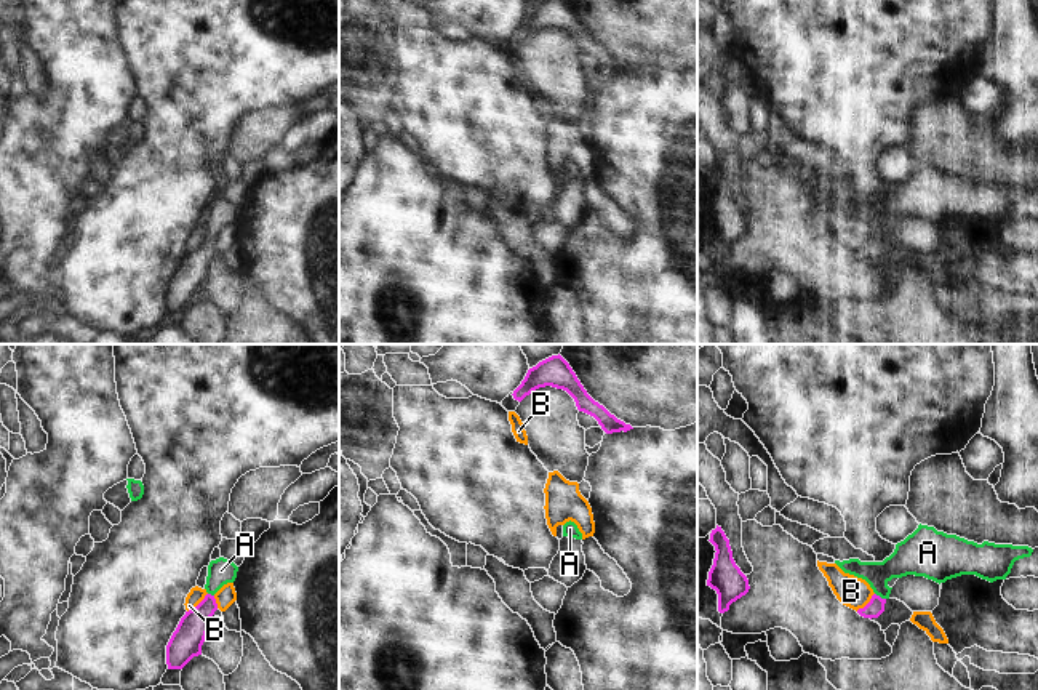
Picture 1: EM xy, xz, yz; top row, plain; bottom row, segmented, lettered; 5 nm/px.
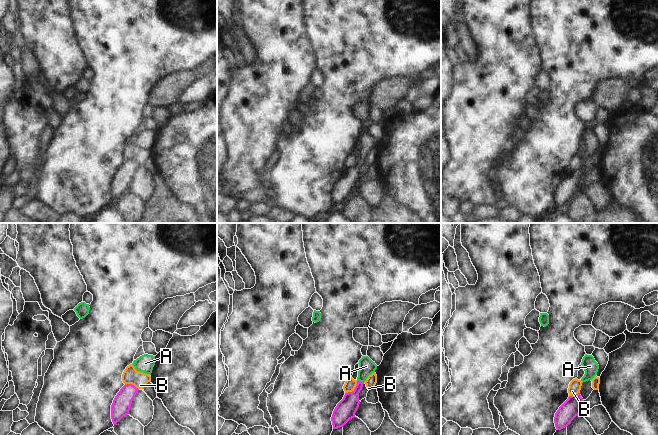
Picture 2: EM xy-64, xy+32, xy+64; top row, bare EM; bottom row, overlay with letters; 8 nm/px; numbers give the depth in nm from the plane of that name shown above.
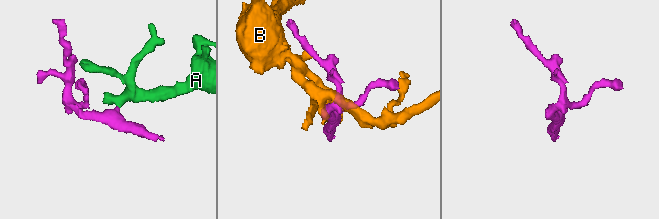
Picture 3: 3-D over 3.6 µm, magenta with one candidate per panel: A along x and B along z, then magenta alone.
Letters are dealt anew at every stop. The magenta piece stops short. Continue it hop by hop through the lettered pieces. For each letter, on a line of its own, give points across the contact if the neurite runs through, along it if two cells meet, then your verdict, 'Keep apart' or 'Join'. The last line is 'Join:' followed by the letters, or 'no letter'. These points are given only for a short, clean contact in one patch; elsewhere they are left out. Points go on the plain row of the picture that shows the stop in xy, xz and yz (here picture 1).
A: Path across: yz (875, 248), (878, 237), (880, 223), (910, 199). Join
B: Boundary: xy (207, 234), (187, 253). Keep apart
Join: A.

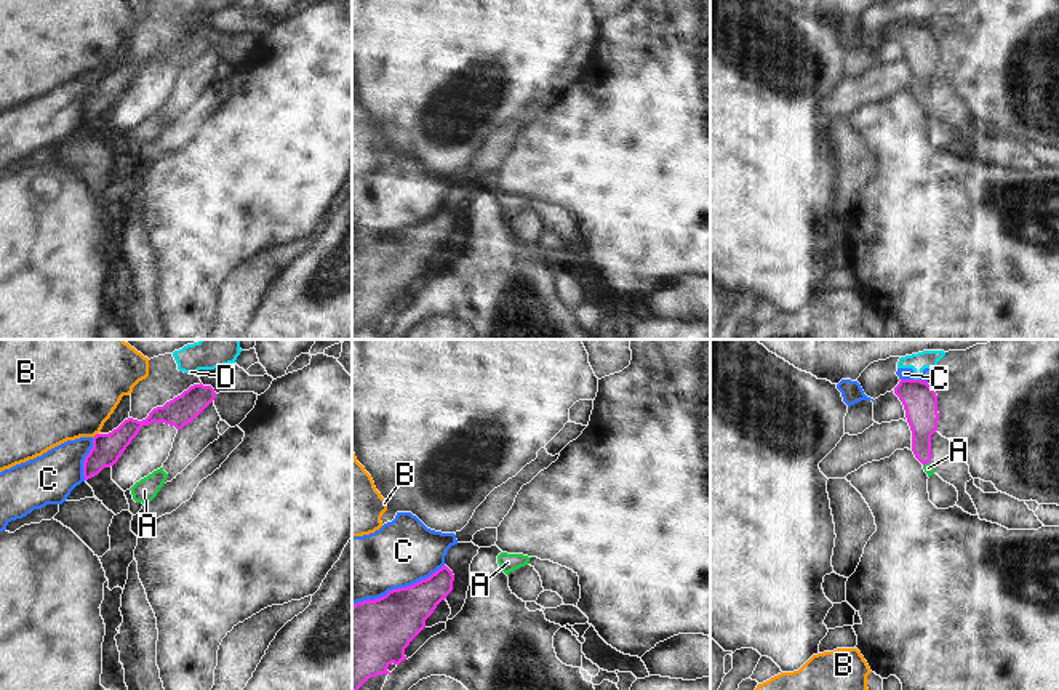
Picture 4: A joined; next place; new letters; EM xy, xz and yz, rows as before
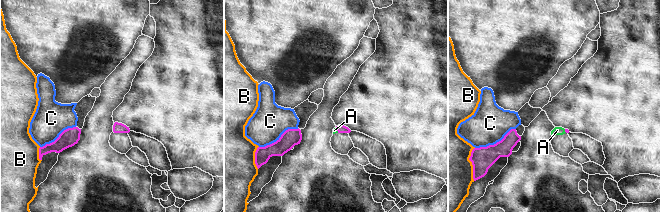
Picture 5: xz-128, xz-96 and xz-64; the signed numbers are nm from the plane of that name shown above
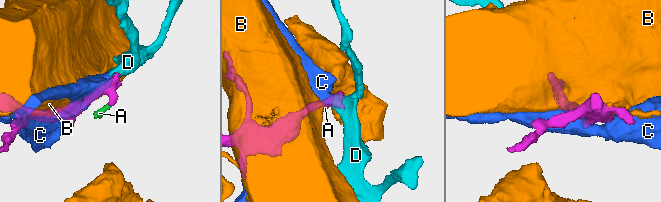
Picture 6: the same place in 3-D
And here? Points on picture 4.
A: Path across: yz (922, 56), (922, 95), (927, 104), (928, 109). Join
B: Keep apart
C: Keep apart
D: Boundary: yz (914, 20), (919, 21). Keep apart
Join: A.

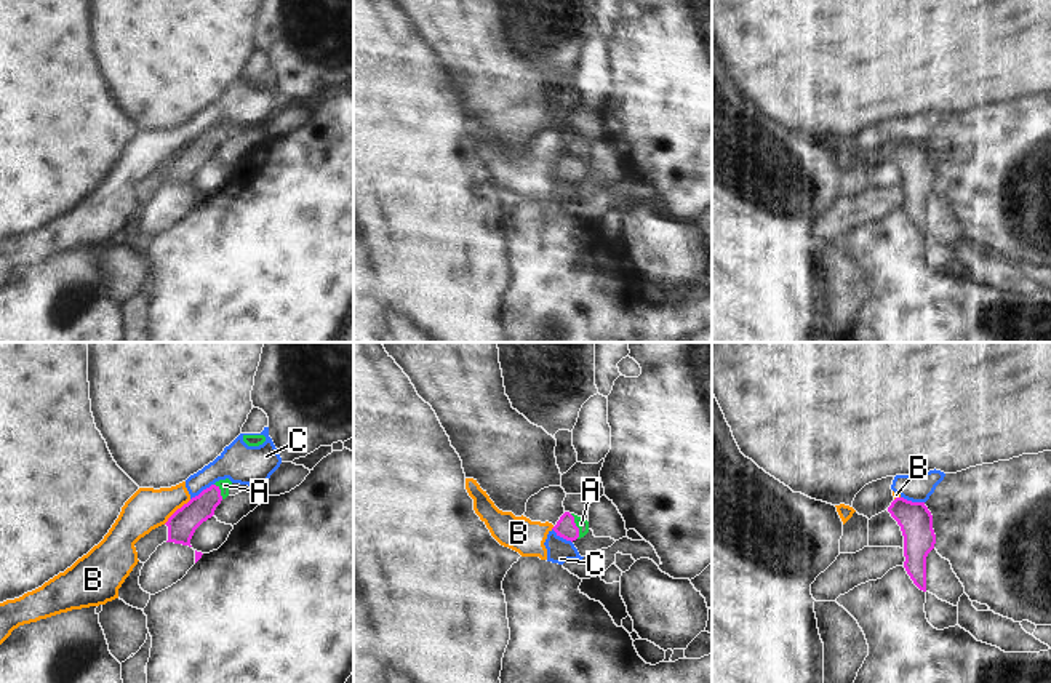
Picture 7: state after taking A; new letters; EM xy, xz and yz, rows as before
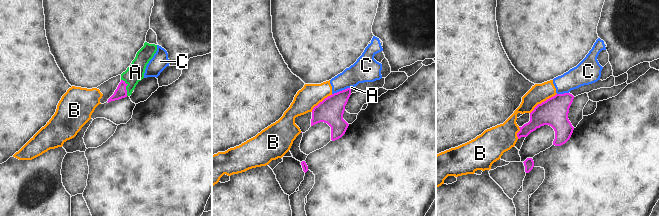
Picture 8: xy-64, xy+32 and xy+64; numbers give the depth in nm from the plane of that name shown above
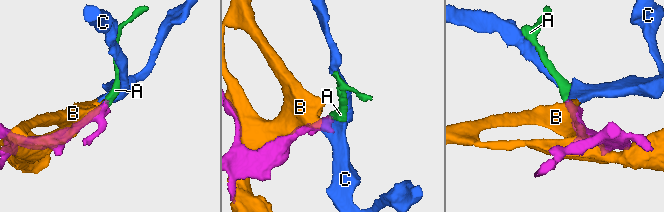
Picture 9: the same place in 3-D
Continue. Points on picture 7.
A: Path across: xz (565, 168), (576, 168), (581, 165). Join
B: Keep apart
C: Boundary: xy (213, 125), (191, 141). Keep apart
Join: A.

